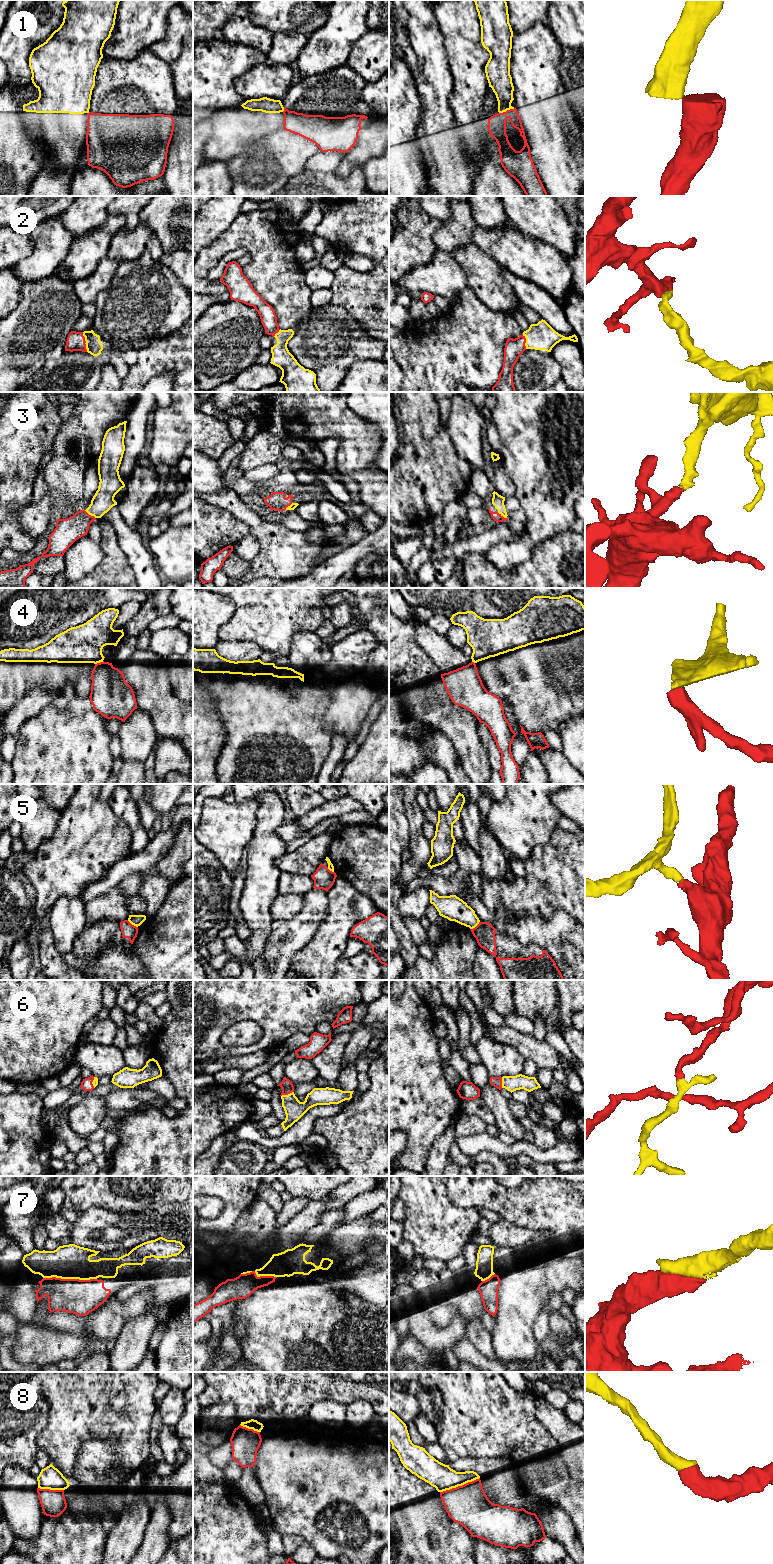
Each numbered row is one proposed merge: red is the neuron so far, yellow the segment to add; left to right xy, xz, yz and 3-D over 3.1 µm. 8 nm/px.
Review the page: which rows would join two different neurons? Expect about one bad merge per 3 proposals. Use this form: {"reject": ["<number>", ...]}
{"reject": ["1", "4", "5"]}

